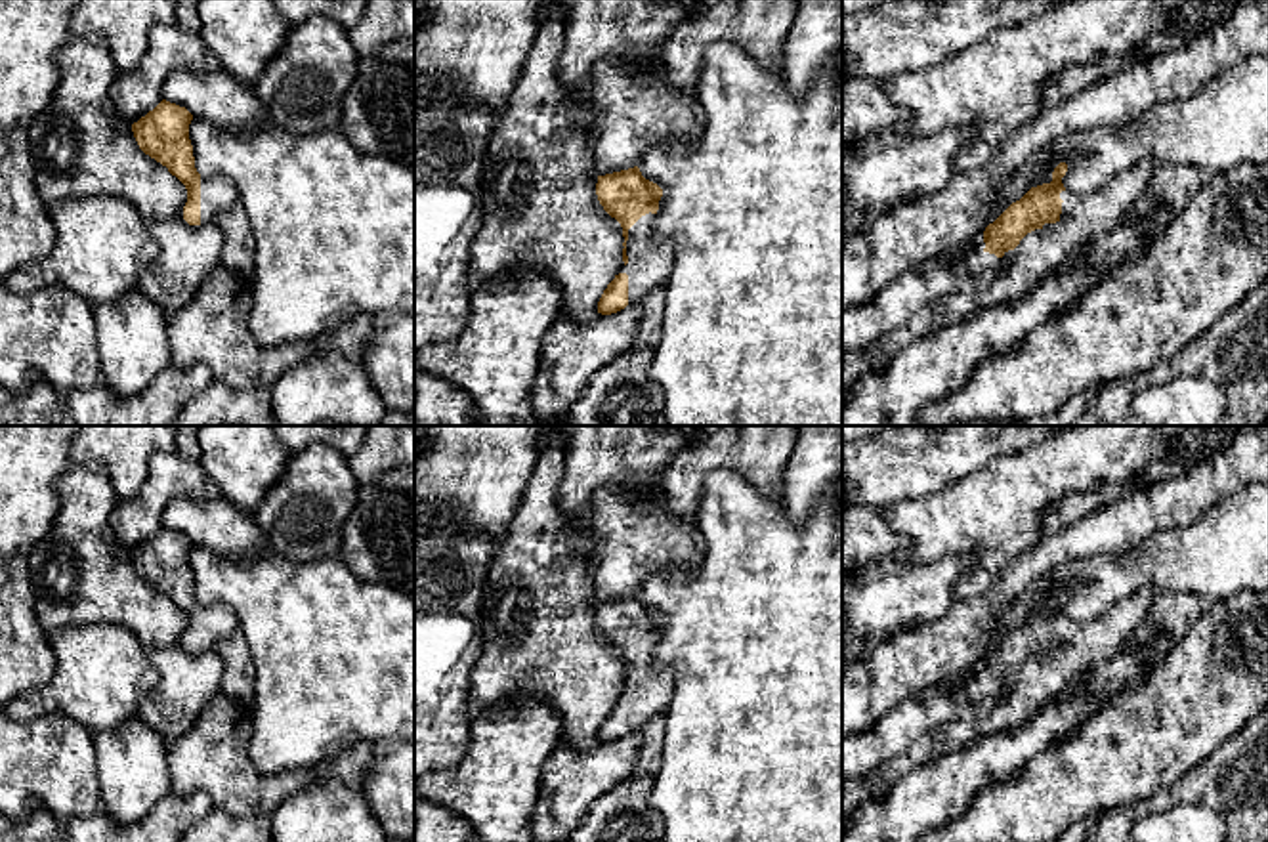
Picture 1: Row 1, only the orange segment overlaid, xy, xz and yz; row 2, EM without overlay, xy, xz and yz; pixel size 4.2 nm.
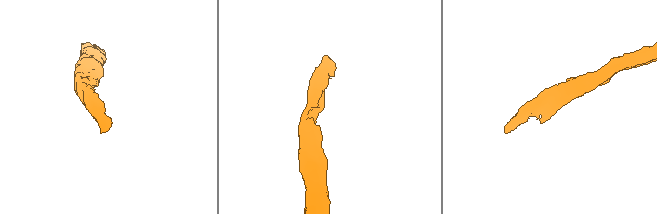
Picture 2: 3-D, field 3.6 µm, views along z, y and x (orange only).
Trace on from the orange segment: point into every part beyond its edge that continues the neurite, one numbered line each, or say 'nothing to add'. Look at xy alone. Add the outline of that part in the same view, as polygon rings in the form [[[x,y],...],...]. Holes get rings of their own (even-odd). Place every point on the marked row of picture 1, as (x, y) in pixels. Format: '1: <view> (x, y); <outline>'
1: xy (218, 193); [[[201,176],[201,225],[218,223],[237,204],[241,195],[227,176]]]

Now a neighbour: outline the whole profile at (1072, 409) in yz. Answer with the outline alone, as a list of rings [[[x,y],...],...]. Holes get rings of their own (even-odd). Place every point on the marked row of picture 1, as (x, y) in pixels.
[[[1108,384],[1088,388],[1085,393],[1071,397],[1062,405],[1060,410],[1048,416],[1033,416],[1020,420],[970,420],[970,422],[957,422],[953,426],[1071,426],[1092,405],[1094,397],[1106,386]]]

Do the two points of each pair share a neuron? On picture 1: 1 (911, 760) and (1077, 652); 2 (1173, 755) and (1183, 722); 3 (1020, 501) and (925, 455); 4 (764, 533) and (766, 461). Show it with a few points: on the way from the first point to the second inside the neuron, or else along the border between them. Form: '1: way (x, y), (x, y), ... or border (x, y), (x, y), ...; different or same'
1: way (953, 736), (1013, 713), (1035, 690); same
2: way (1173, 747), (1175, 730); same
3: border (1007, 455), (997, 455), (927, 495); different
4: border (728, 470), (739, 470), (764, 495), (781, 501); different

